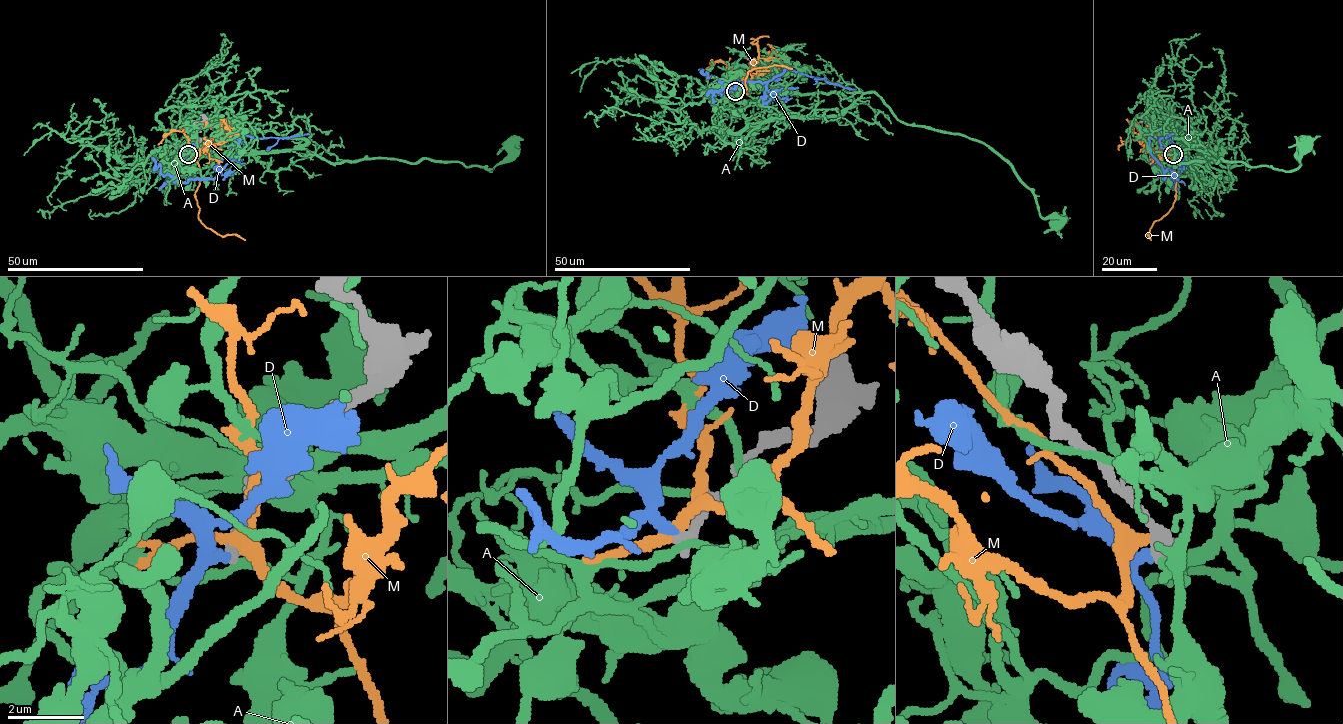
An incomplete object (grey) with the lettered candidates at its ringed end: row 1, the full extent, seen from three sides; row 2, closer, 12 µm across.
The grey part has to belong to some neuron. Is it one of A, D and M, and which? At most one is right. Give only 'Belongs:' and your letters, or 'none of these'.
Belongs: D

